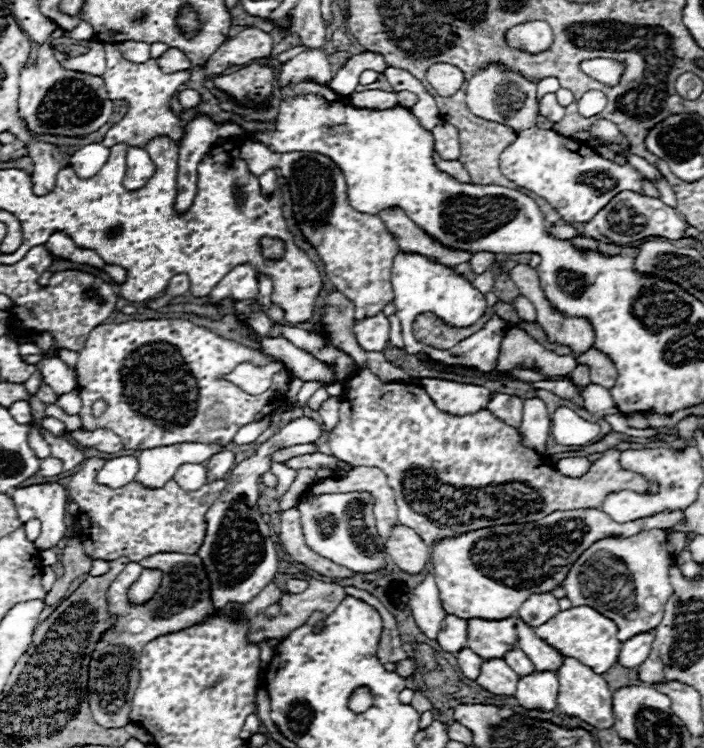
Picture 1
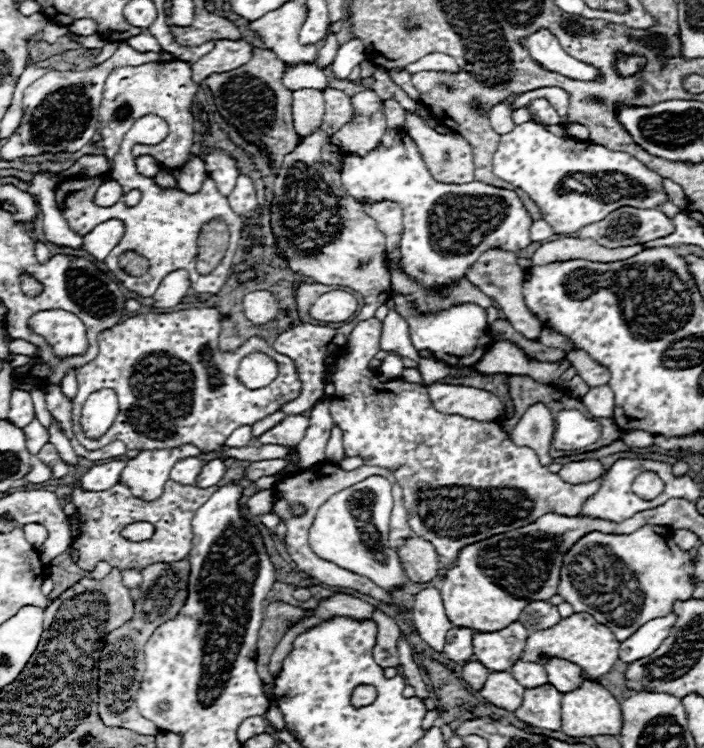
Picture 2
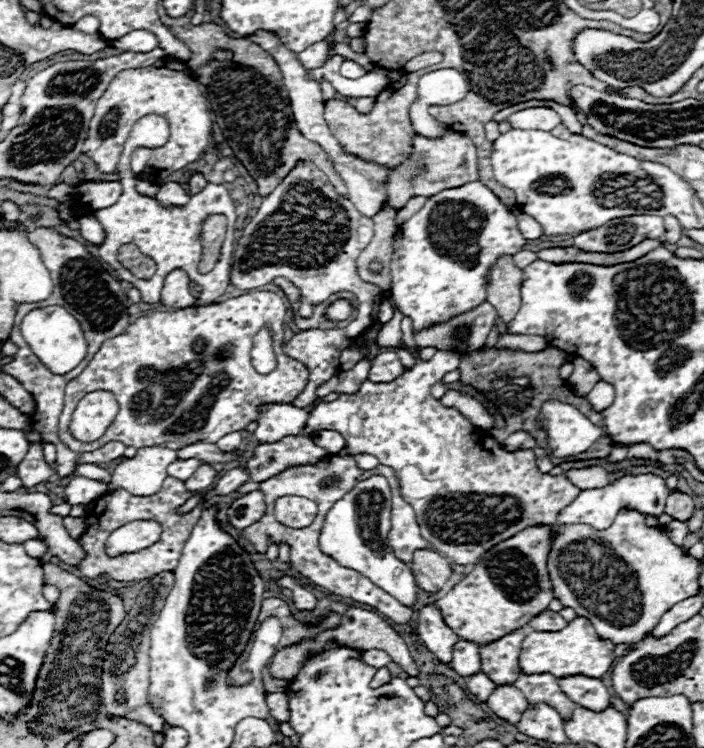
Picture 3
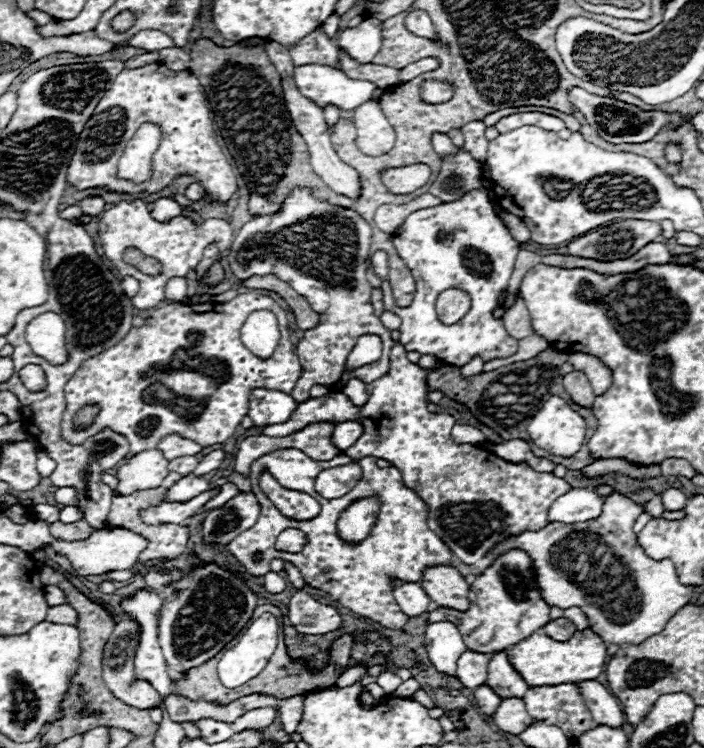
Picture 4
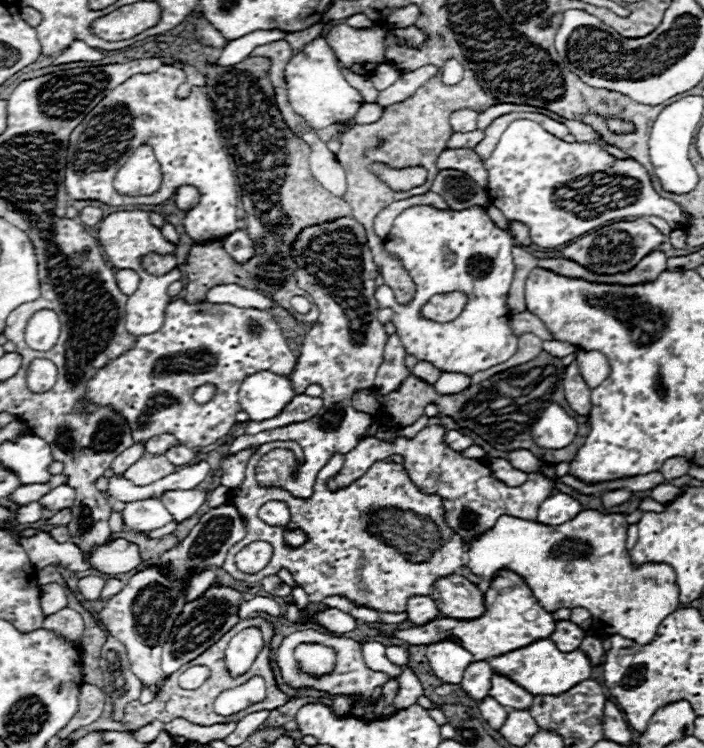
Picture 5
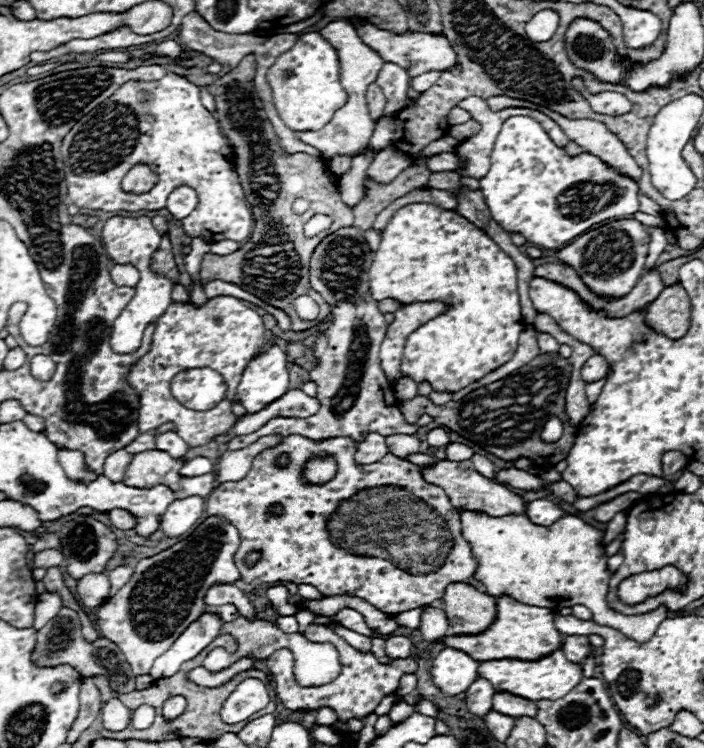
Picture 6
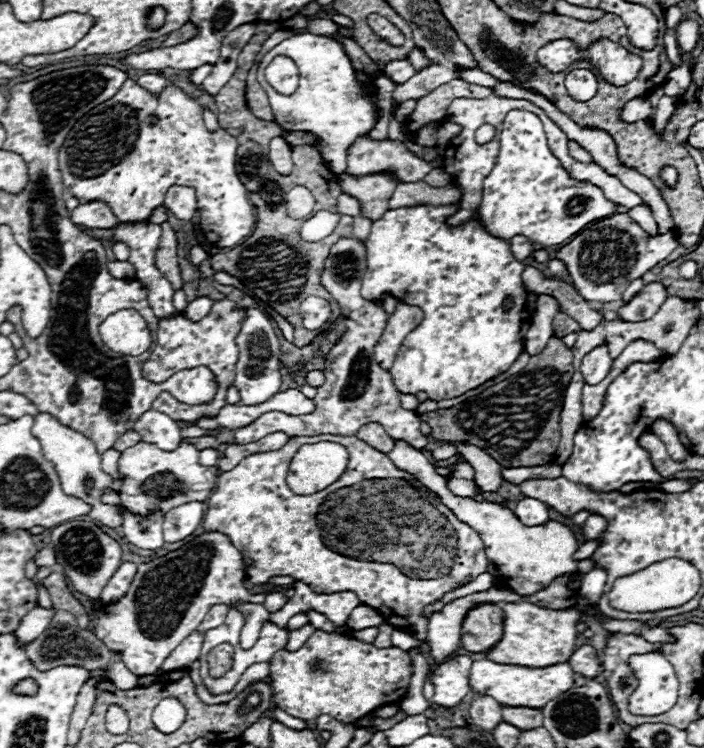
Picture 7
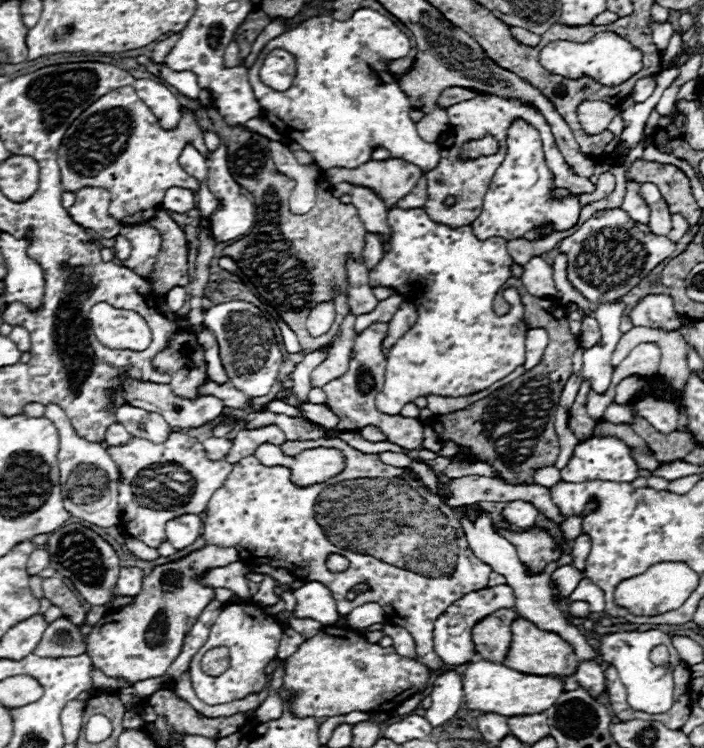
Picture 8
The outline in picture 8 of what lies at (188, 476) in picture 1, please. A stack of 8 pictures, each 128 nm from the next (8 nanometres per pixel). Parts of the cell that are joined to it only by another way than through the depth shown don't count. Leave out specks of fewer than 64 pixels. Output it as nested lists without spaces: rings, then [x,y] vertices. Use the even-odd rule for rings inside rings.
[[[118,406],[114,410],[114,416],[120,424],[124,424],[128,428],[128,432],[132,436],[140,436],[152,442],[164,442],[168,438],[168,434],[172,432],[172,428],[164,422],[164,418],[160,414],[154,412],[146,412],[142,408],[134,408],[134,406]]]

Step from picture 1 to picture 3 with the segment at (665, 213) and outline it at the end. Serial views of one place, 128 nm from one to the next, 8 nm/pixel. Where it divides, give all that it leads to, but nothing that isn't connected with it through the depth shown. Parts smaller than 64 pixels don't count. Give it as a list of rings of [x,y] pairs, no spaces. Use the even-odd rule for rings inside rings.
[[[626,216],[626,218],[614,218],[612,222],[596,228],[582,232],[580,236],[574,238],[574,246],[582,252],[604,252],[604,254],[614,254],[614,252],[624,252],[630,250],[632,246],[640,244],[644,238],[660,238],[664,236],[664,220],[660,216]]]

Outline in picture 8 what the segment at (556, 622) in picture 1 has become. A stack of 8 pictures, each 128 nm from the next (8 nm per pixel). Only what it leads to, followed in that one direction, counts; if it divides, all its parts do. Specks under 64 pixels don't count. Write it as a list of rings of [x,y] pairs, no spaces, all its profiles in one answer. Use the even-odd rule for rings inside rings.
[[[476,660],[466,668],[462,688],[464,688],[464,702],[468,710],[494,712],[512,718],[512,716],[530,716],[530,714],[546,712],[556,702],[556,698],[564,692],[564,680],[550,678],[550,676],[528,676],[512,668],[506,668],[504,664]]]

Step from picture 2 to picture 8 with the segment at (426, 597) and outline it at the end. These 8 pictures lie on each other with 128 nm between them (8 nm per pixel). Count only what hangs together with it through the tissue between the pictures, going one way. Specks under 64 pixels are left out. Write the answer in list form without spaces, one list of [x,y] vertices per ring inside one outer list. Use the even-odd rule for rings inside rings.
[[[448,670],[440,674],[434,680],[434,686],[430,688],[432,706],[424,712],[424,718],[436,728],[456,716],[460,710],[464,690],[462,690],[462,678],[454,670]]]

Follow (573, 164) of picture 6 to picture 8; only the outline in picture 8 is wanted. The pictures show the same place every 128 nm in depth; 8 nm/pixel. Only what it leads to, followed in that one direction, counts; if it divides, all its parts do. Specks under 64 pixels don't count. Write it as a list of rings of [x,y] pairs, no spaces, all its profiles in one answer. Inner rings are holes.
[[[518,120],[508,130],[506,146],[508,146],[508,152],[506,152],[504,166],[496,170],[496,176],[492,178],[492,184],[484,198],[482,214],[472,224],[474,236],[478,240],[488,240],[496,236],[504,240],[516,240],[530,228],[540,226],[544,222],[554,222],[556,230],[570,228],[576,222],[582,206],[574,198],[566,198],[562,202],[548,200],[554,188],[552,186],[554,176],[546,166],[538,132],[534,128],[528,128],[528,124],[522,124],[522,120]]]

